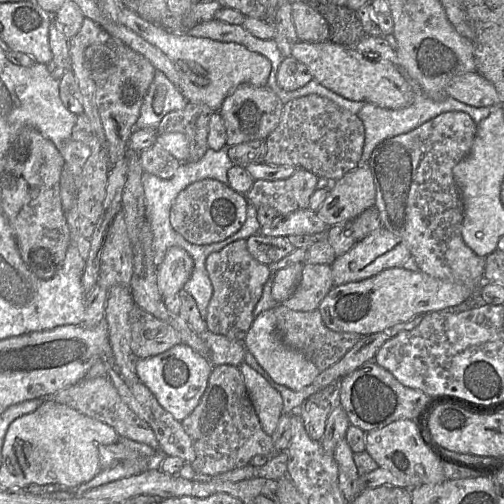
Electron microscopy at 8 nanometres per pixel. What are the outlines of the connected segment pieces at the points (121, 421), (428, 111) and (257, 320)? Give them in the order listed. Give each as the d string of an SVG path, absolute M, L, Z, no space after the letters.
M107 376L83 379L72 386L56 392L48 398L65 404L90 418L108 424L115 429L120 438L128 438L146 444L156 451L161 451L151 427L122 401L117 389Z
M399 67L399 70L411 85L414 91L414 100L409 106L400 109L383 108L373 103L366 103L362 107L362 109L358 113L358 116L362 120L365 127L365 142L361 156L361 165L368 164L373 150L382 141L400 134L410 132L411 130L419 127L423 123L437 117L442 113L452 111L465 112L476 124L478 124L482 120L487 118L492 112L492 107L473 107L461 101L458 101L451 96L447 96L442 101L434 101L424 93L420 85L409 76L407 71L403 67Z
M274 309L265 310L254 318L244 339L244 346L276 383L293 391L299 391L310 385L320 374L320 370L304 354L283 342L277 332Z

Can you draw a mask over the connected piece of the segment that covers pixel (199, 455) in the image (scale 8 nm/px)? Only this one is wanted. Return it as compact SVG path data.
M229 364L213 366L207 388L198 405L181 423L192 441L196 457L190 465L199 477L213 477L246 466L255 455L272 457L277 454L271 435L266 434L261 427L240 370Z

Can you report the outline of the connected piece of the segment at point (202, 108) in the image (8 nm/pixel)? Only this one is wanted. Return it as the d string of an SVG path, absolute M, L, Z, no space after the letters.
M188 102L181 110L163 116L157 134L180 132L188 139L189 155L185 162L199 161L209 149L207 136L209 120L214 111L205 104Z

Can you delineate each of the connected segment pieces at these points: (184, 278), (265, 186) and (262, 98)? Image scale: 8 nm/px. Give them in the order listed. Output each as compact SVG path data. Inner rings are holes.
M170 247L162 264L158 267L157 288L162 298L178 294L189 280L194 261L181 247Z
M298 168L286 179L255 180L244 197L248 205L257 208L267 205L273 207L279 215L287 215L309 207L310 198L317 189L318 179L314 173Z
M239 85L223 100L218 110L226 129L226 145L230 147L252 140L265 140L278 126L282 111L283 103L267 86Z

